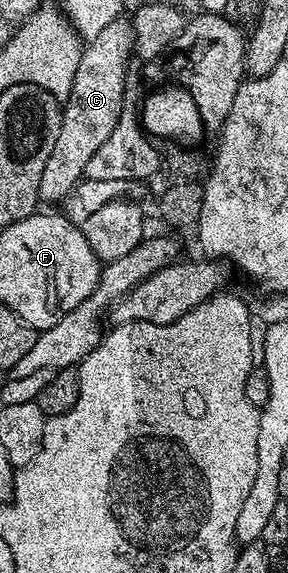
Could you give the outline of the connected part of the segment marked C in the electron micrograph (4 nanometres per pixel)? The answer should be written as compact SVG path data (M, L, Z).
M120 17L104 29L93 39L85 42L81 52L81 60L77 64L77 76L73 76L73 88L71 97L66 99L62 107L63 123L57 132L57 140L53 140L53 152L49 160L45 160L45 172L41 172L41 184L39 185L40 203L59 202L63 197L70 195L78 182L83 181L89 160L93 160L93 152L113 136L113 128L117 128L119 117L125 105L123 89L127 86L127 61L133 58L133 39L131 36L131 24L126 17Z

